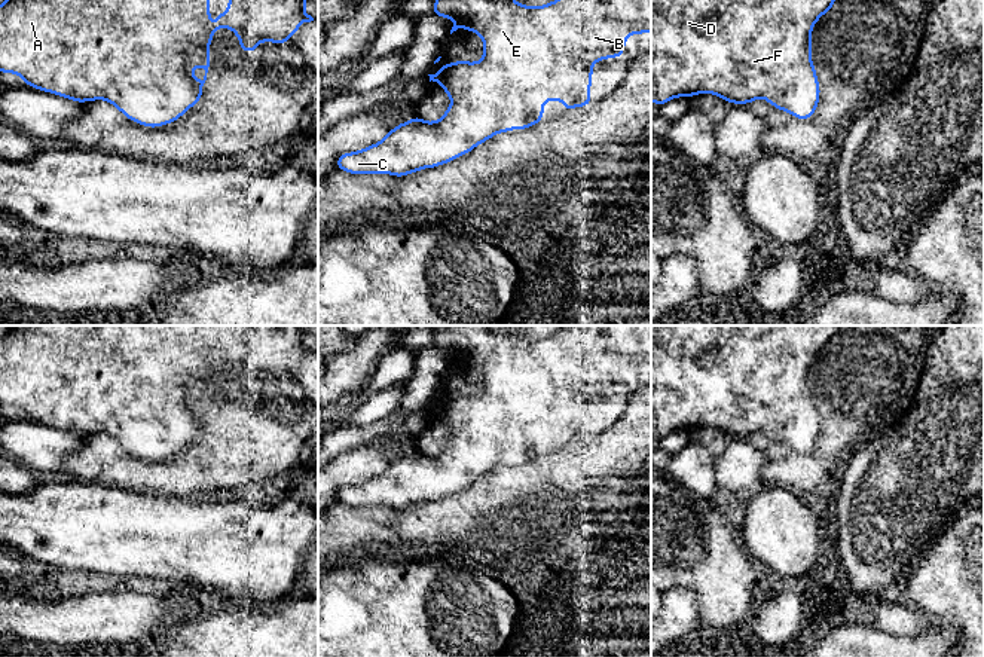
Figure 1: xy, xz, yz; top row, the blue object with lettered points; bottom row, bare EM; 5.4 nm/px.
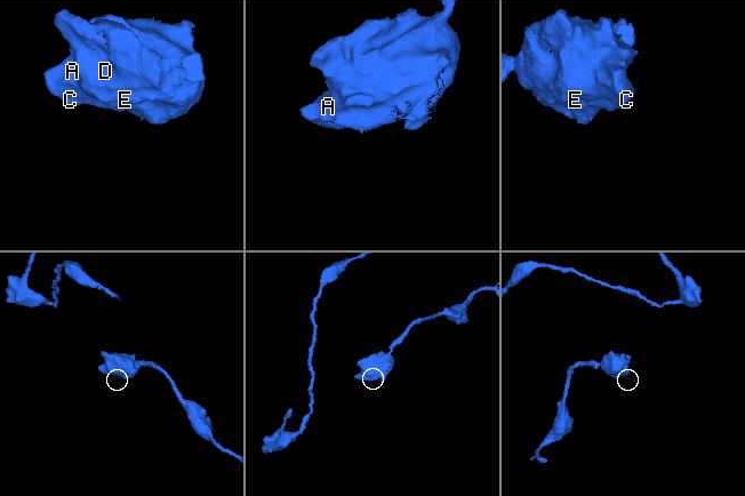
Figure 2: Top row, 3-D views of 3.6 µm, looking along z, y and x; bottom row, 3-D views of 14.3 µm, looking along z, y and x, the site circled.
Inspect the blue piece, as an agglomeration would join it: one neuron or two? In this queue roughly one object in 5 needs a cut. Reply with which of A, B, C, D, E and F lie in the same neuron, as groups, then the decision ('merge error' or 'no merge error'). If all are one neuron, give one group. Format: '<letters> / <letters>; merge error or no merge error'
A B C D E F; no merge error

